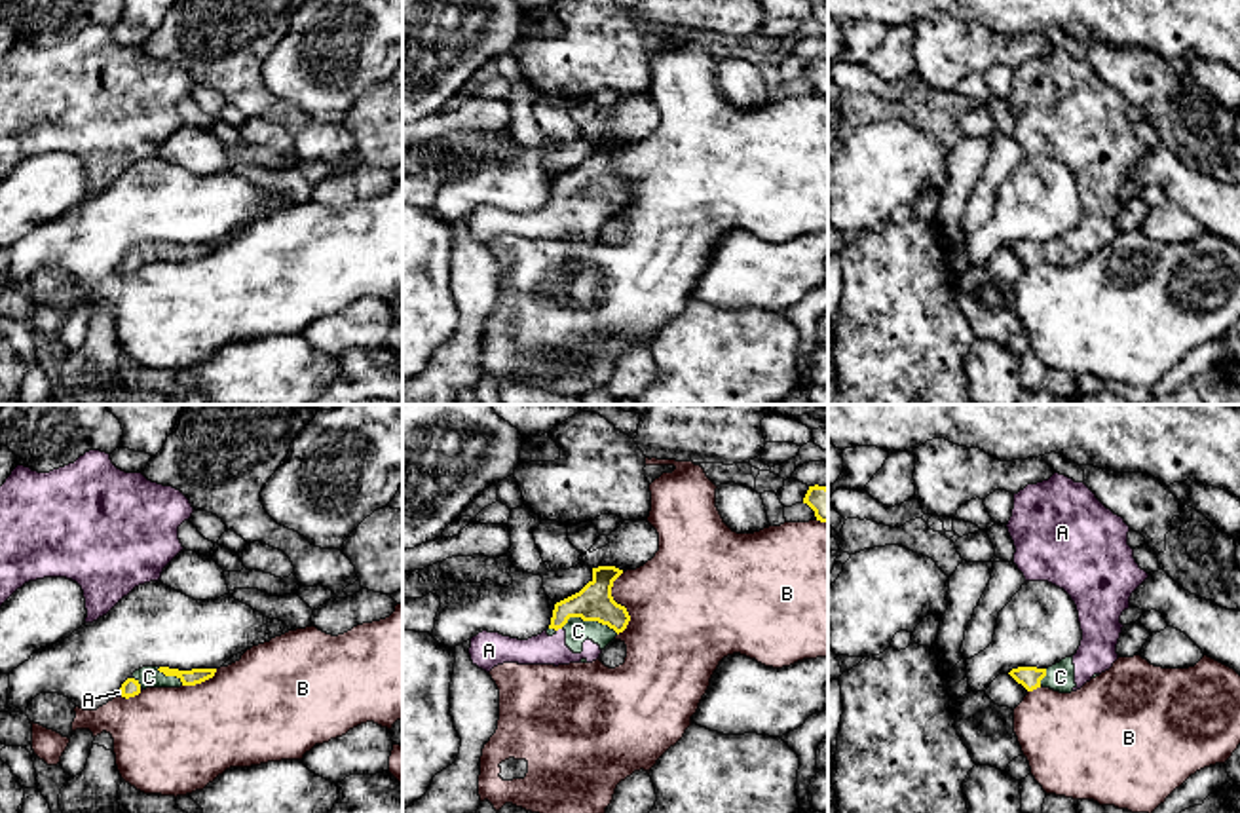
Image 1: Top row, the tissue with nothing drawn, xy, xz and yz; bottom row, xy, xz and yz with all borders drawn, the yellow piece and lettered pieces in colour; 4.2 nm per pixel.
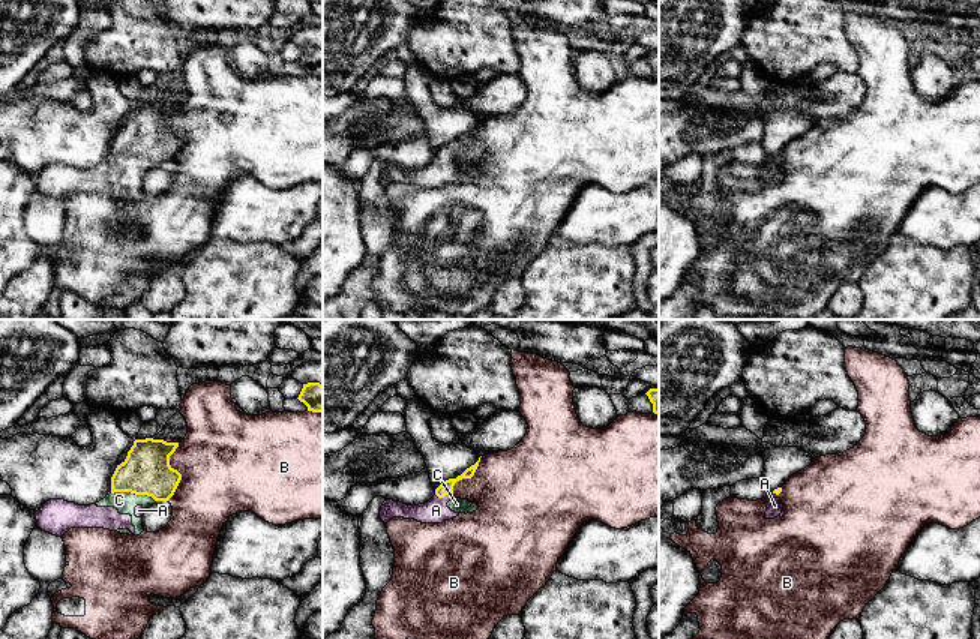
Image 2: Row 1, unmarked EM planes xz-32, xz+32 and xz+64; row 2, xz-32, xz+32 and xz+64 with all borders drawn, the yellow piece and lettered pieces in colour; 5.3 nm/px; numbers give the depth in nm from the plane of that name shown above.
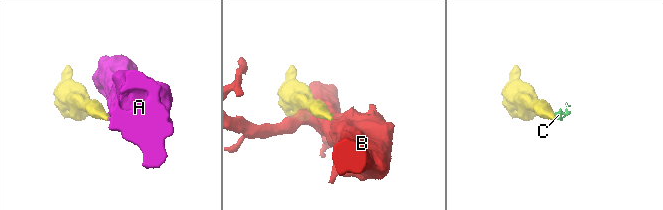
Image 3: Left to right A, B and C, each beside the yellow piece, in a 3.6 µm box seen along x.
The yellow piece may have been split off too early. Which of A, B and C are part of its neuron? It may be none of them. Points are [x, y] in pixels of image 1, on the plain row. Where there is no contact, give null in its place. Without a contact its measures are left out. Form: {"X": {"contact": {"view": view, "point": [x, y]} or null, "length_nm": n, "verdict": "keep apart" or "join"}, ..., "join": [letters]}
{"A": {"contact": {"view": "xz", "point": [559, 202]}, "length_nm": 30, "verdict": "join"}, "B": {"contact": {"view": "xz", "point": [620, 179]}, "length_nm": 280, "verdict": "keep apart"}, "C": {"contact": {"view": "xz", "point": [589, 194]}, "length_nm": 240, "verdict": "join"}, "join": ["A", "C"]}

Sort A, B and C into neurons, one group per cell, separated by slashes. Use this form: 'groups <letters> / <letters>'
groups A C / B

